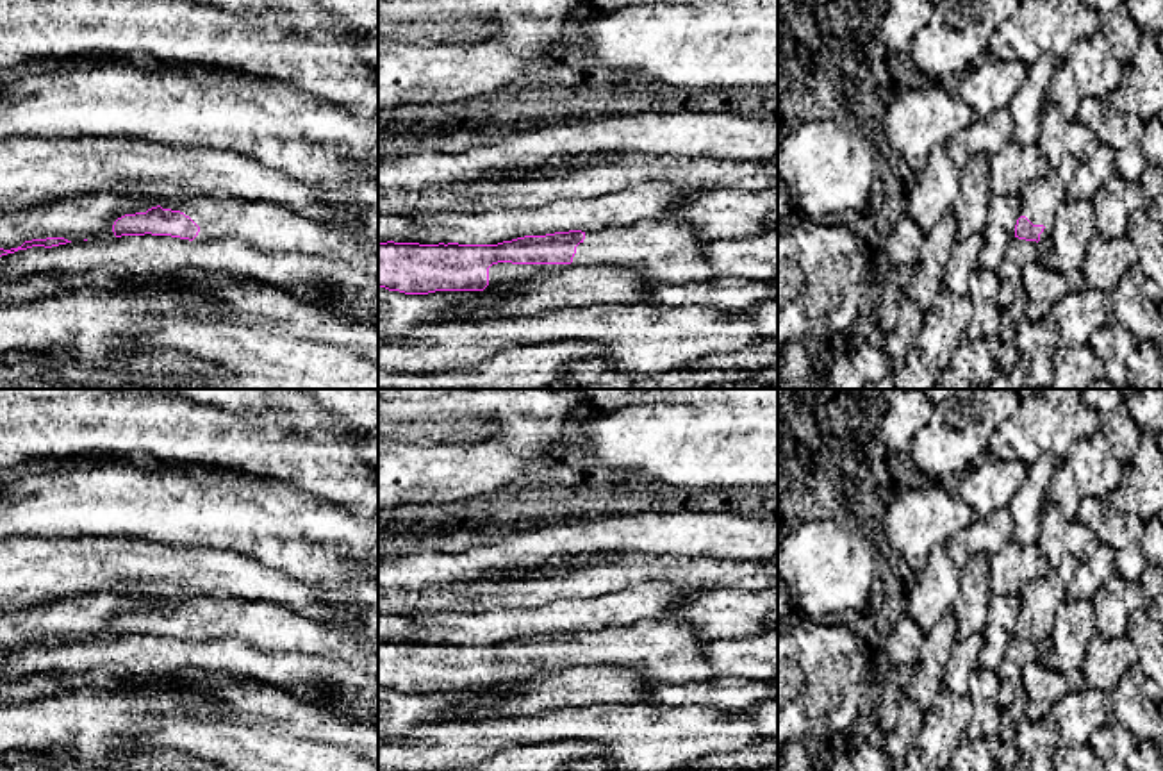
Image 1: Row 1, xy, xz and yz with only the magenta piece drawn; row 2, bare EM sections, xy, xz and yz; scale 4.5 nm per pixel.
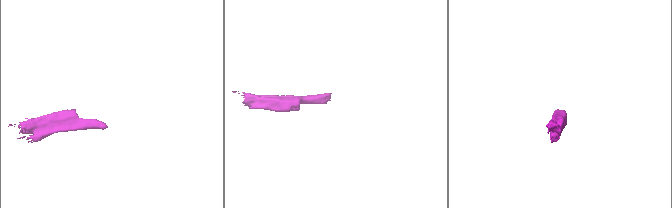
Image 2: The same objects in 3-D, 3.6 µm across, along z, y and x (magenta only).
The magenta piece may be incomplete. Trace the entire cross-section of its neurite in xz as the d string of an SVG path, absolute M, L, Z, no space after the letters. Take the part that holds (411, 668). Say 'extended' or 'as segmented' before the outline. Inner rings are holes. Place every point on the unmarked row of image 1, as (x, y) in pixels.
extended; M671 616L498 644L387 641L378 642L378 687L405 694L483 691L580 664L635 669L655 684L715 678L703 646L694 626Z

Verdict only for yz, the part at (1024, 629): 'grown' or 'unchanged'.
grown

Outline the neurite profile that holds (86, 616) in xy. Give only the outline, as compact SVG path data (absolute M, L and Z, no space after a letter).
M112 591L78 594L46 607L29 607L0 616L0 648L11 650L25 641L64 637L68 641L116 637L112 625L125 614L157 607L144 596L120 596Z

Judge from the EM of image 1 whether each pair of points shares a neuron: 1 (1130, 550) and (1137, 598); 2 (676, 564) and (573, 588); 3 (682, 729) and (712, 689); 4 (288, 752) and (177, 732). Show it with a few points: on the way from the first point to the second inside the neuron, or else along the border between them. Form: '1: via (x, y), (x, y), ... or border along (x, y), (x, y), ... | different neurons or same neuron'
1: border along (1144, 570), (1133, 580), (1126, 580), (1117, 573) | different neurons
2: via (651, 568), (635, 568), (598, 580) | same neuron
3: border along (657, 705), (714, 705), (737, 711) | different neurons
4: via (261, 752), (245, 752), (225, 741), (204, 739) | same neuron

